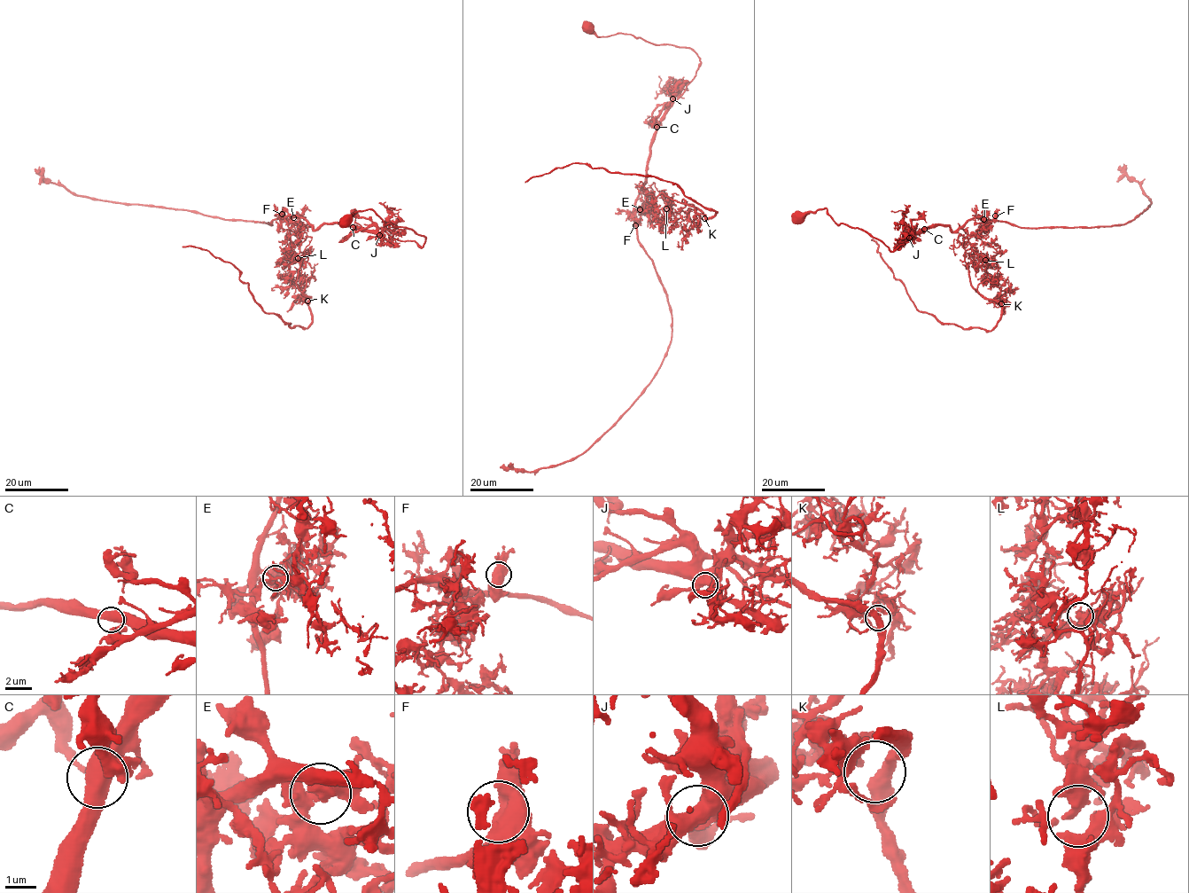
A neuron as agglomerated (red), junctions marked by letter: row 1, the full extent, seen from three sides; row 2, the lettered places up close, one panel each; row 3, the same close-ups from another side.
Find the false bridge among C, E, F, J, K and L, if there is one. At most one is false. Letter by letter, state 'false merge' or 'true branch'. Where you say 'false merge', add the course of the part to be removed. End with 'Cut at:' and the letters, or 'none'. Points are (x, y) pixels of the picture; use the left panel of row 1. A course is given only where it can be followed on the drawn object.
C: true branch
E: false merge; foreign part runs (293, 217), (299, 252), (291, 260), (308, 296), (307, 328), (265, 313), (232, 263), (182, 246)
F: true branch
J: true branch
K: true branch
L: true branch
Cut at: E

